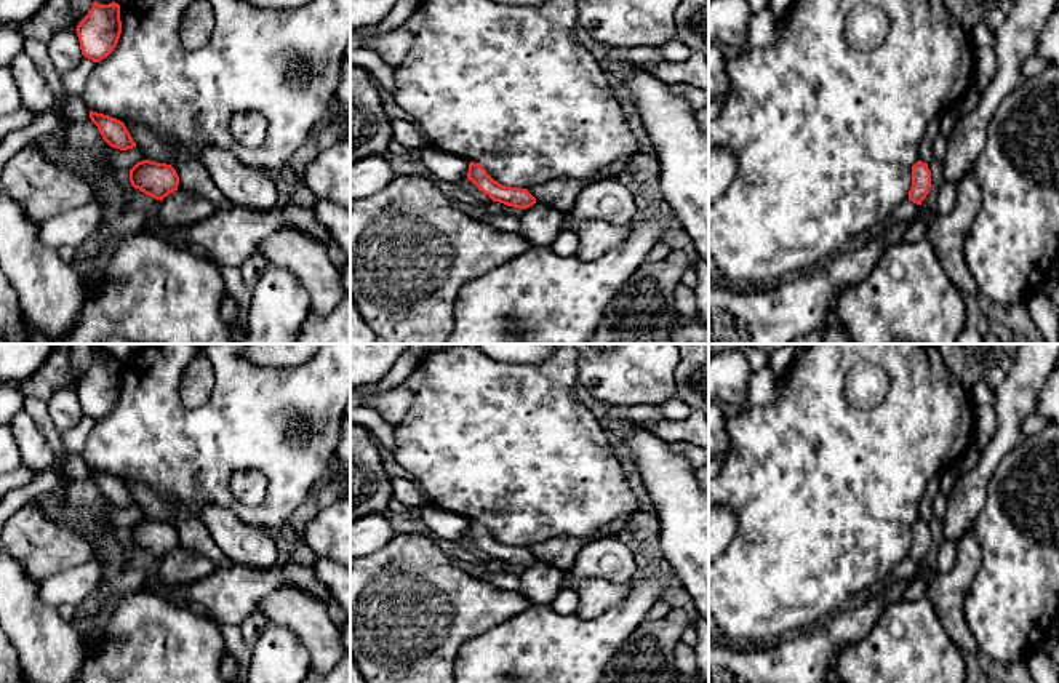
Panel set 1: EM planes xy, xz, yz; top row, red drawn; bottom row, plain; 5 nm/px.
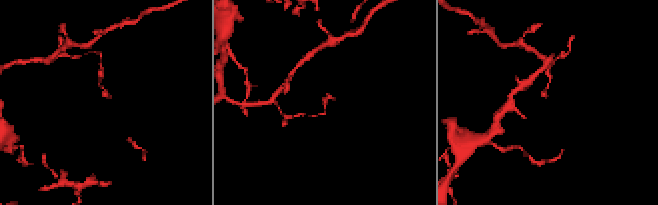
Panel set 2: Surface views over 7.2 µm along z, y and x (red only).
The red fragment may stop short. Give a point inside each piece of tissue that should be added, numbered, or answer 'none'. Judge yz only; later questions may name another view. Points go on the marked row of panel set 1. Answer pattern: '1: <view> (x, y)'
none

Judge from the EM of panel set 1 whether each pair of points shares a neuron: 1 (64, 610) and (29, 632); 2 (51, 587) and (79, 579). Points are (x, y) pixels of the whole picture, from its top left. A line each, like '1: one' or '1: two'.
1: two
2: one

